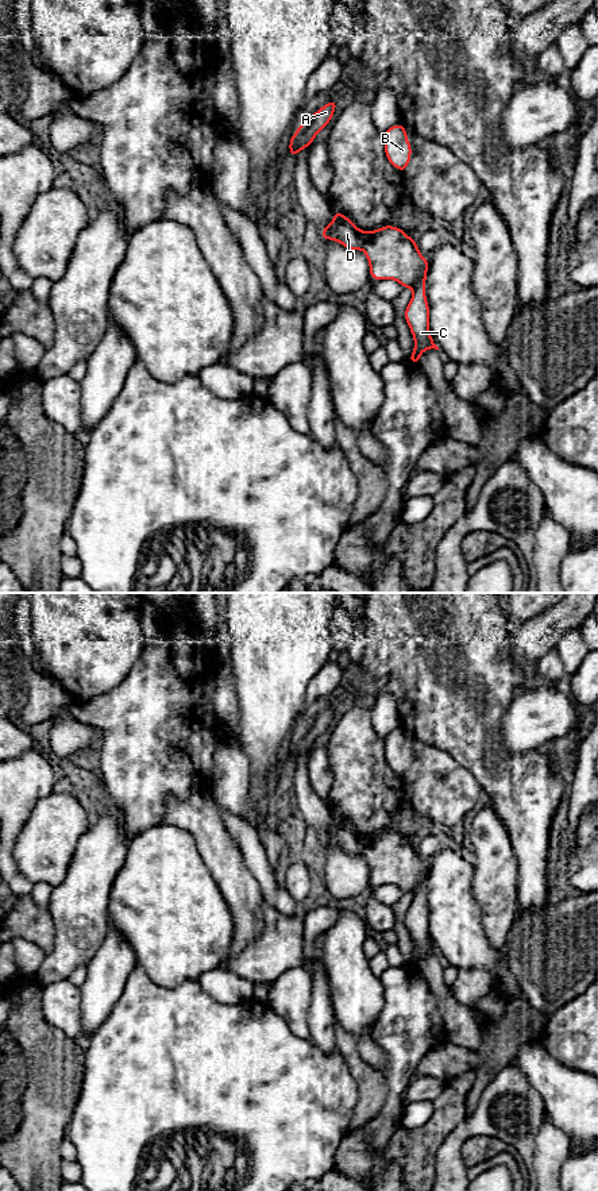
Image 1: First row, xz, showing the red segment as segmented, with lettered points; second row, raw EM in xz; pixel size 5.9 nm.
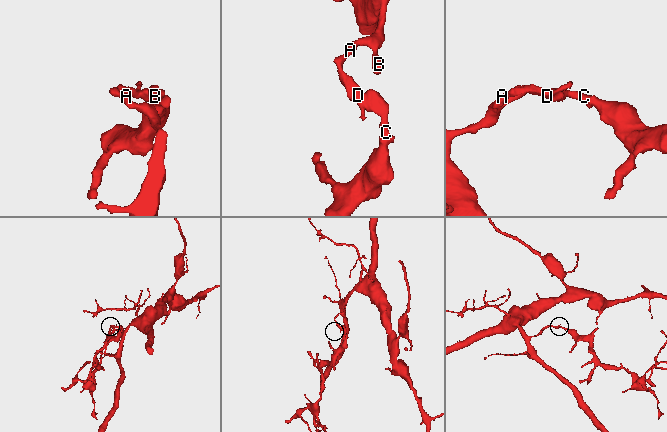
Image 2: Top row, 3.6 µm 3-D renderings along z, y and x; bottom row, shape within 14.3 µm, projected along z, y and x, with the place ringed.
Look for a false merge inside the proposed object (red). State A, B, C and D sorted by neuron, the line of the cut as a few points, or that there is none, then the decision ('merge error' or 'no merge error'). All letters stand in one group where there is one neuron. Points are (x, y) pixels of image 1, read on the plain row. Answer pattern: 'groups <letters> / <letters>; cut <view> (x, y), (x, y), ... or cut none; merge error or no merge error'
groups A B D / C; cut xz (365, 837), (365, 850), (362, 852); merge error

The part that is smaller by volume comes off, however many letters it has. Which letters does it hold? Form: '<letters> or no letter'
C

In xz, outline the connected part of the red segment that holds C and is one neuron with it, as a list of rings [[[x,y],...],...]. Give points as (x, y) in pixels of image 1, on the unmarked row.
[[[385,830],[364,837],[364,844],[363,856],[370,868],[371,883],[396,884],[404,893],[413,894],[405,925],[414,943],[414,957],[408,965],[417,970],[424,955],[439,955],[429,940],[429,911],[425,903],[429,866],[420,860],[416,845],[397,832]]]

